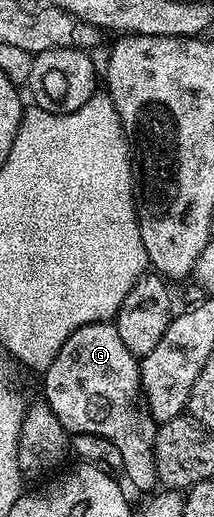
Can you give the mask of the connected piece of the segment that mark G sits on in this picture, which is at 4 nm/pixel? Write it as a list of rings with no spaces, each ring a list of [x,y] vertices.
[[[99,321],[78,327],[78,331],[62,343],[58,355],[54,355],[54,363],[43,370],[42,377],[43,400],[69,434],[85,433],[110,439],[110,443],[118,447],[118,455],[122,455],[122,473],[128,476],[127,484],[136,489],[157,488],[155,435],[158,423],[142,400],[139,360],[126,351],[126,343],[122,343],[115,324]]]

